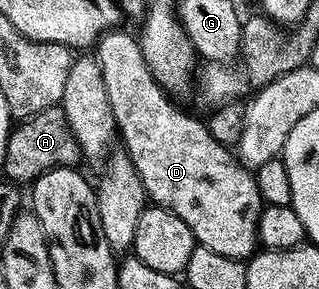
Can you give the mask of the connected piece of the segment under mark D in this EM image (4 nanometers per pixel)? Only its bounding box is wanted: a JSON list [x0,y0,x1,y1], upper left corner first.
[96,30,264,261]

